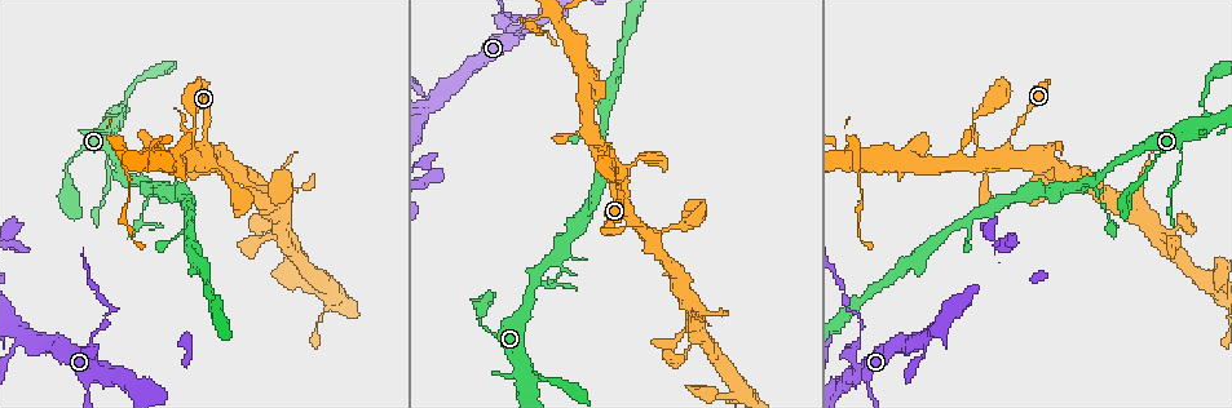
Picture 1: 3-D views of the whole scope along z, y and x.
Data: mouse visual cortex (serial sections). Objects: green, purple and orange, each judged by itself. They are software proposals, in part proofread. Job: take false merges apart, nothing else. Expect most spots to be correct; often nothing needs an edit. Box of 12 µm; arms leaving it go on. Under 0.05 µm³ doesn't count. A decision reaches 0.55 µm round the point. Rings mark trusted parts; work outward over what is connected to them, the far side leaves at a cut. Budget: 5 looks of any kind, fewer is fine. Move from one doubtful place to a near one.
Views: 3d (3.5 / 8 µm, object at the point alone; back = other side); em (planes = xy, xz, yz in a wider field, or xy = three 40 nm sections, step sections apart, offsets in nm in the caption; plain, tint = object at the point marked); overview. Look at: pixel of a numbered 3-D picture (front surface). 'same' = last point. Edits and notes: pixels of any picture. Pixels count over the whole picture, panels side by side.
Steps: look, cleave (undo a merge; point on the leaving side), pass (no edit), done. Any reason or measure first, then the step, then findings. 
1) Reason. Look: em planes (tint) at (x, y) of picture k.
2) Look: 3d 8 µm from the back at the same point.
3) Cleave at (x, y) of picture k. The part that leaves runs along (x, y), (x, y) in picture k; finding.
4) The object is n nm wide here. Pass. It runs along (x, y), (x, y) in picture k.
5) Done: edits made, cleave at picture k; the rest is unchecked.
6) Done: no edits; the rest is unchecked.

Sharp bend. Look: 3d 3.5 µm at (1010, 154) of picture 1.

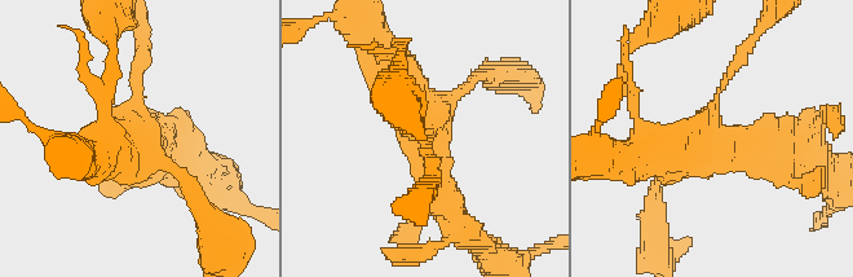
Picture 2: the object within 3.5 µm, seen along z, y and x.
4 arms meet here; the arms are 150, 150, 450, 600 nm wide; shape alone is not enough. Look: em xy step 5 (tint) at (131, 134) of picture 2.

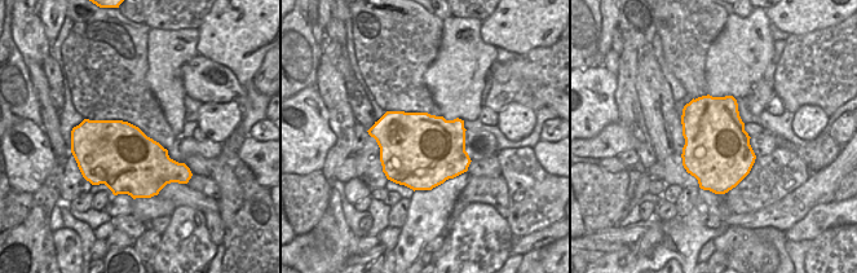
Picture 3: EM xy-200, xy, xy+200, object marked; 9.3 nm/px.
Pass. Continuous, no second cell.

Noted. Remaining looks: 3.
Sudden change in width. Look: 3d 3.5 µm at (93, 335) of picture 1.

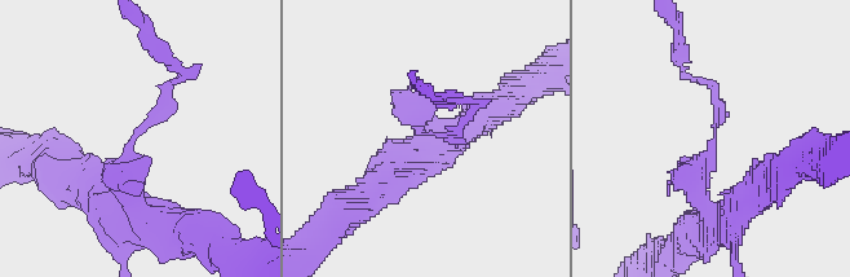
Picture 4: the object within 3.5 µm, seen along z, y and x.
The arms are 100, 300 nm wide. Look: em xy step 5 (tint) at (430, 132) of picture 4.

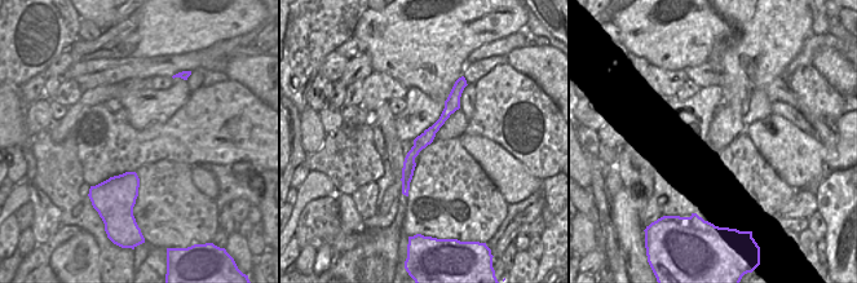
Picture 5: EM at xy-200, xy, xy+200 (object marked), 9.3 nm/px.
Cut it another way. Look: em xy step 2 (tint) at the same point.

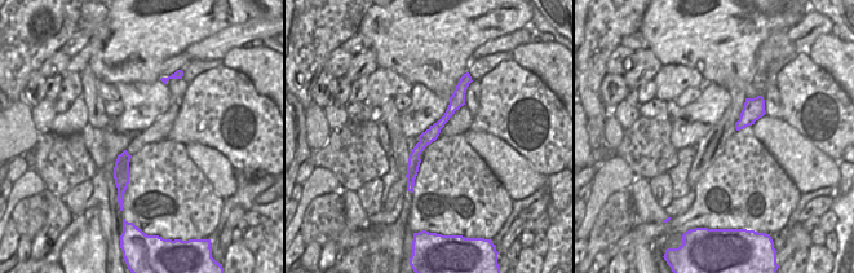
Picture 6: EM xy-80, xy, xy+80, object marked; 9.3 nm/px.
Cleave at (181, 78) of picture 4. A border runs along (437, 122), (441, 128) in picture 6; two cells meet here.

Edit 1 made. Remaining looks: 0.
Done: edits made, cleave at picture 4; the rest is unchecked.

